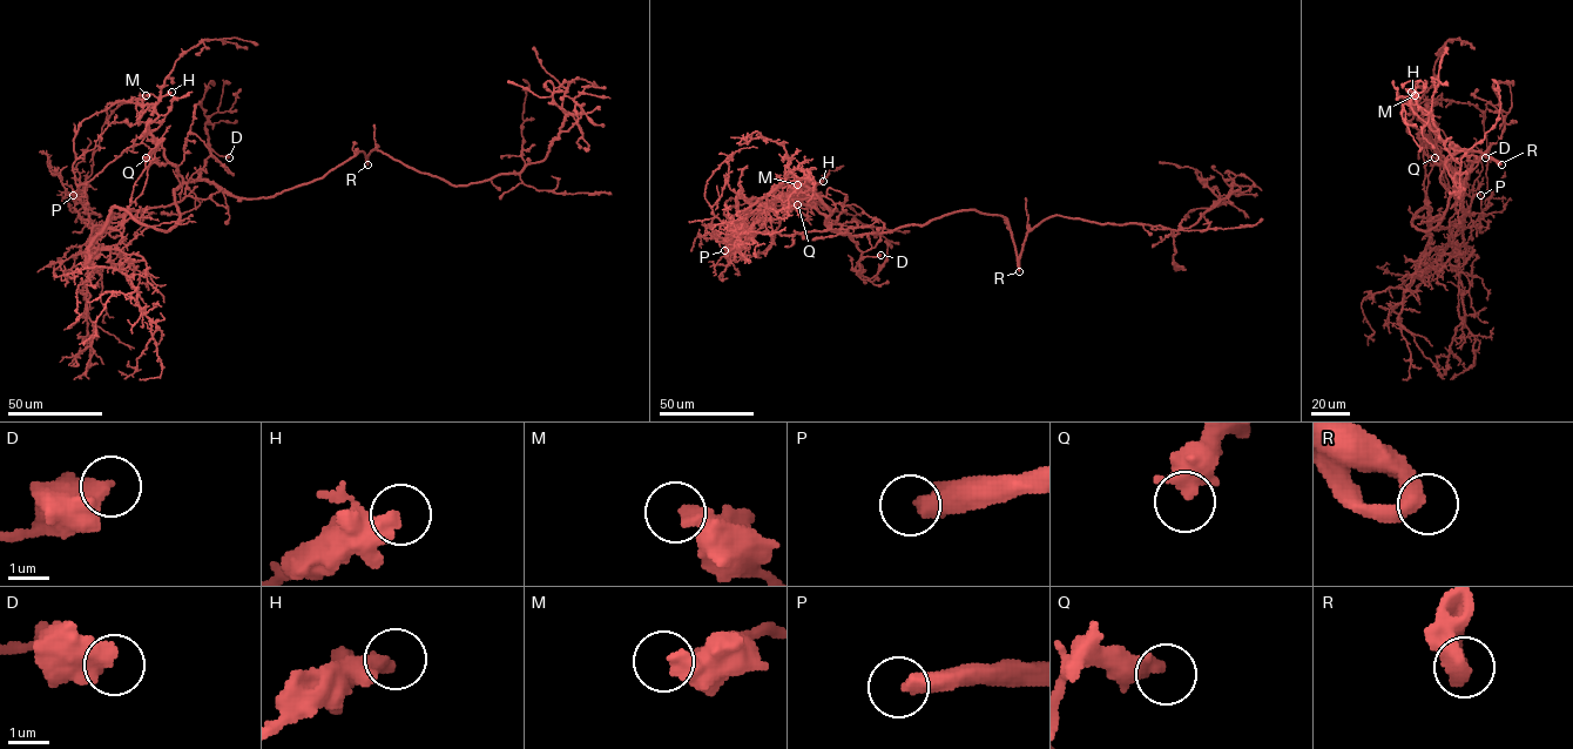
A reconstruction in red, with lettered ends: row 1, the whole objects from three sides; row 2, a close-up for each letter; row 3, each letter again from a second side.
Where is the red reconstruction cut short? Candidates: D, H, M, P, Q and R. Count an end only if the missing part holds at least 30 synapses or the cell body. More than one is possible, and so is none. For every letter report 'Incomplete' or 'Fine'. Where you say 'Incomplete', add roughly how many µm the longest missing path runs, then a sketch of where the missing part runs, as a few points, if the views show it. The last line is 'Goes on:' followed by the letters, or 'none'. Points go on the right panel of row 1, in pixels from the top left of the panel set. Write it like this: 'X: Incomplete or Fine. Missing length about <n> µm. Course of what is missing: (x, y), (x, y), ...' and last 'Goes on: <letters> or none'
D: Fine
H: Fine
M: Fine
P: Incomplete. Missing length about 50 µm
Q: Fine
R: Fine
Goes on: P

